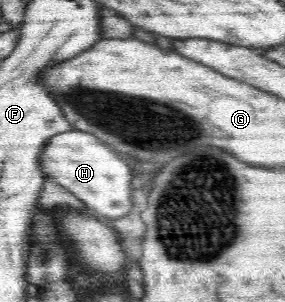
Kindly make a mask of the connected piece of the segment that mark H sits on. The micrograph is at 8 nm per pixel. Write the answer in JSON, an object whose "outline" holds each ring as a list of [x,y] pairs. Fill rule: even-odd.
{"outline":[[[76,129],[66,130],[52,136],[40,154],[40,169],[42,169],[42,175],[46,177],[46,180],[51,179],[66,188],[77,199],[83,201],[85,206],[97,212],[100,218],[105,217],[109,222],[126,217],[133,210],[131,182],[132,176],[135,174],[134,170],[130,170],[130,168],[134,168],[134,166],[126,164],[124,158],[118,156],[117,151],[112,150],[107,144],[98,142],[98,139],[94,138],[92,134]]]}

